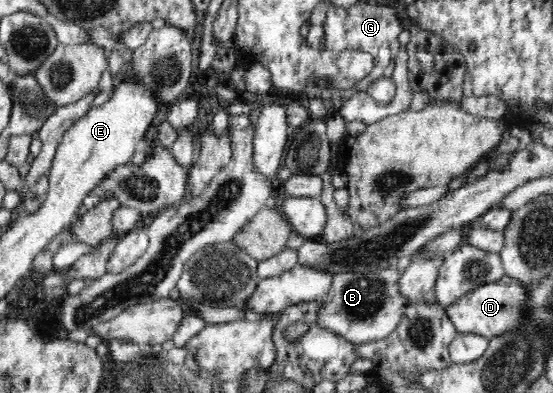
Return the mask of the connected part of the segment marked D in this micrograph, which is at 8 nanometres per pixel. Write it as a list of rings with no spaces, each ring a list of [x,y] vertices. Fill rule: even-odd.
[[[508,275],[464,293],[445,307],[445,312],[460,333],[476,333],[491,338],[512,329],[520,321],[520,305],[524,301],[524,285]]]

